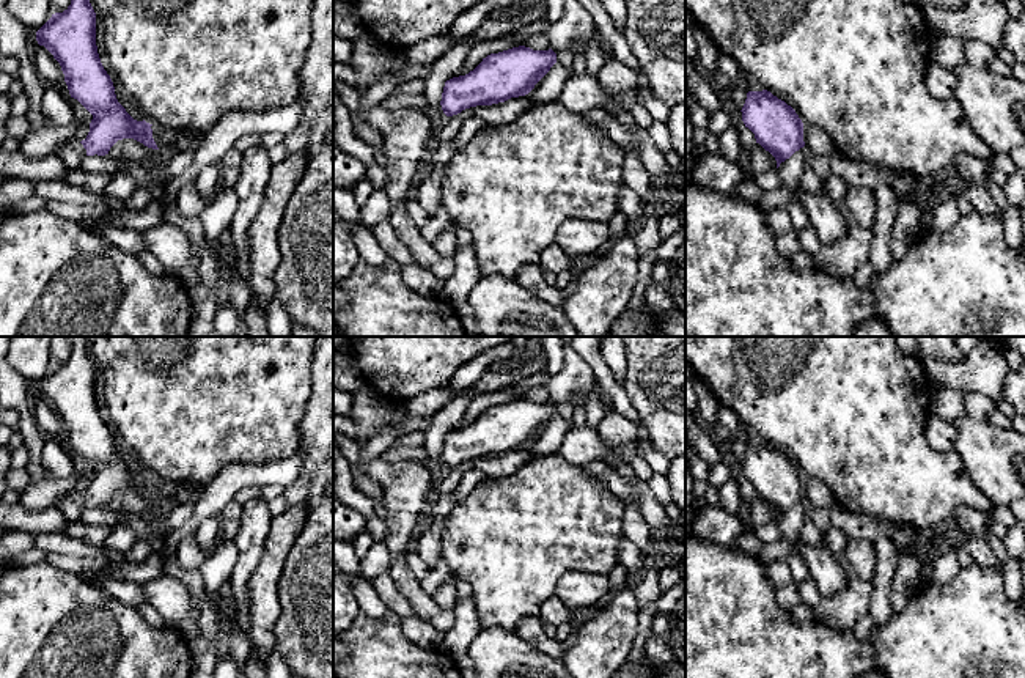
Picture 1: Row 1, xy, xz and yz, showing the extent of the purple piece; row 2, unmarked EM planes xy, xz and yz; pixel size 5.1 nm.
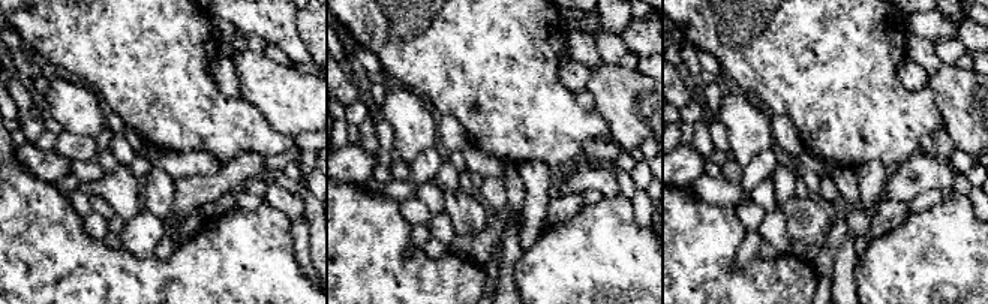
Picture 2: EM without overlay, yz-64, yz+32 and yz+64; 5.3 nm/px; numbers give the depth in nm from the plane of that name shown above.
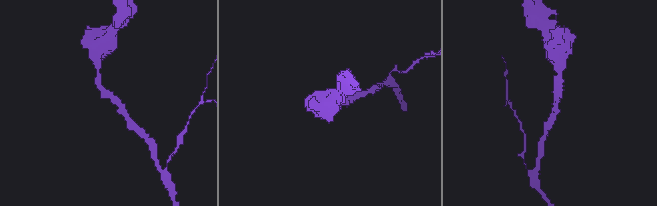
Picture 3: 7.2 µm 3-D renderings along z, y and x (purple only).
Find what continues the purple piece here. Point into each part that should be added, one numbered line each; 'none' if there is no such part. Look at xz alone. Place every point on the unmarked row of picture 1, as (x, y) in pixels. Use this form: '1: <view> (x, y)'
none

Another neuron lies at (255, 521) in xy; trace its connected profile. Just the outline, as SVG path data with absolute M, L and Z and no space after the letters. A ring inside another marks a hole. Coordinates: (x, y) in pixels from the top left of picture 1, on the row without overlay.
M259 496L244 503L244 511L237 519L241 522L241 529L233 540L237 547L237 562L231 573L230 582L234 599L237 601L237 626L248 636L250 577L261 560L272 519L267 500Z

